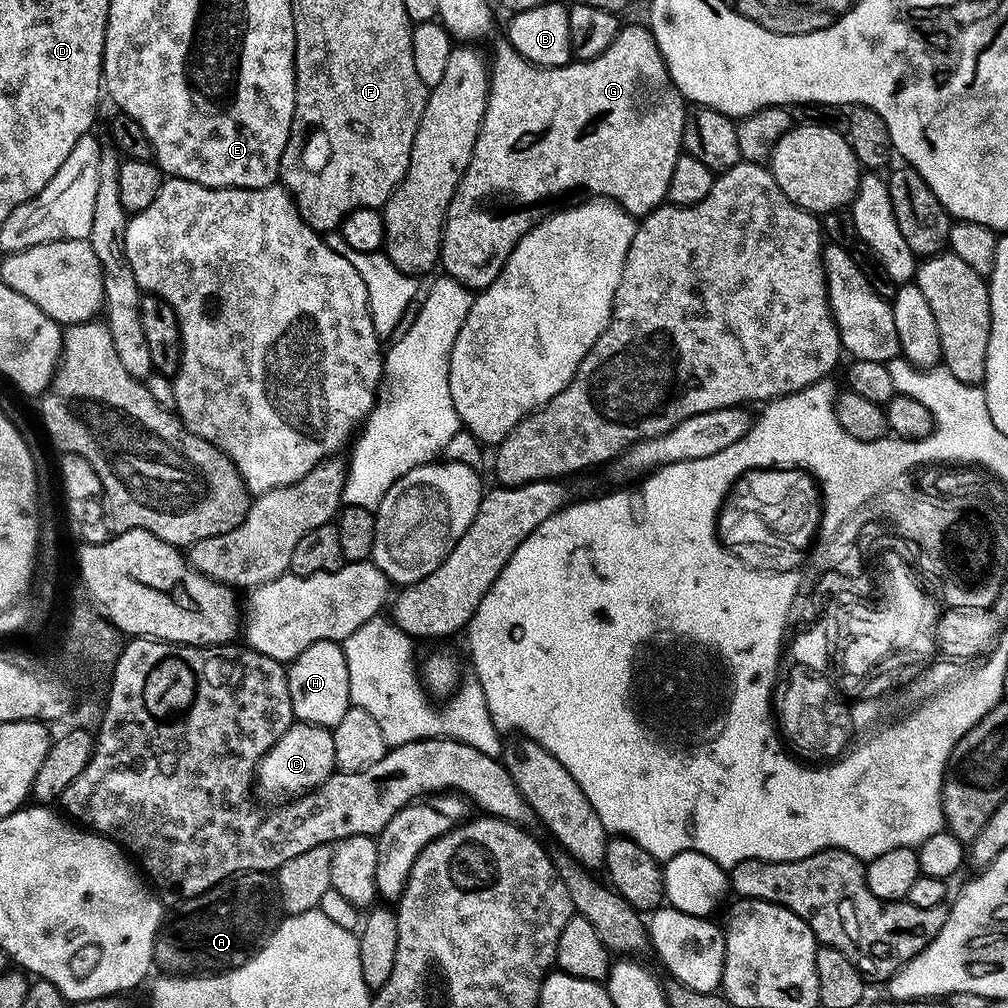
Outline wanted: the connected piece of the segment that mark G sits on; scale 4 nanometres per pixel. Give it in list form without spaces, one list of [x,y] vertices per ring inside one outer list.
[[[643,23],[621,27],[620,33],[610,42],[610,46],[598,58],[593,60],[577,60],[558,66],[557,68],[539,68],[531,64],[526,58],[518,55],[512,45],[501,42],[496,53],[490,56],[490,75],[488,78],[488,101],[484,111],[484,120],[480,124],[480,133],[474,142],[474,150],[462,178],[458,182],[458,190],[454,190],[454,198],[448,207],[446,222],[444,223],[444,237],[440,243],[439,267],[443,275],[450,276],[458,283],[464,284],[471,290],[483,290],[490,287],[504,268],[504,263],[510,258],[514,246],[526,235],[535,224],[539,224],[549,215],[555,200],[563,198],[567,192],[577,188],[580,192],[588,192],[589,197],[613,200],[618,207],[629,212],[634,218],[649,216],[655,208],[660,207],[668,199],[670,178],[674,175],[674,162],[682,154],[684,139],[684,114],[686,101],[684,95],[678,91],[676,84],[668,77],[668,67],[654,42],[651,31]]]

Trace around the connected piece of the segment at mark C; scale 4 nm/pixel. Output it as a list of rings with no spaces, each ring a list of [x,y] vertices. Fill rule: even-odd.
[[[293,722],[286,730],[286,734],[282,734],[282,738],[274,742],[272,749],[256,765],[254,782],[259,788],[259,795],[261,792],[264,796],[273,796],[278,802],[283,798],[295,798],[312,791],[335,771],[337,766],[332,729],[324,728],[321,724]]]

